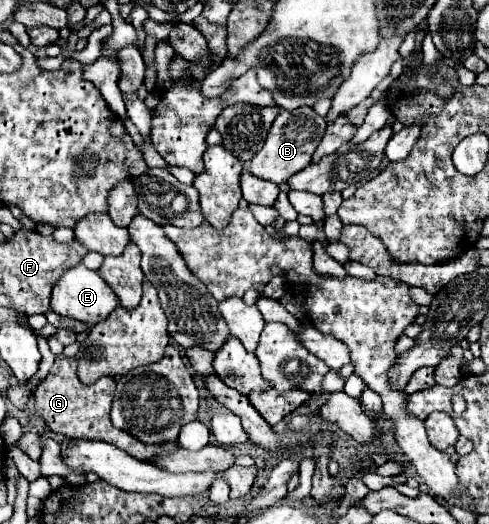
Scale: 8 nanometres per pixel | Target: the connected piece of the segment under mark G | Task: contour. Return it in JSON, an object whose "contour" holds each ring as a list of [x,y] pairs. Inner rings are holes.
{"contour":[[[56,355],[54,367],[50,369],[48,377],[34,391],[36,413],[46,421],[46,425],[52,431],[62,433],[66,437],[74,437],[74,439],[98,439],[98,441],[112,443],[118,449],[128,451],[138,461],[146,461],[146,459],[150,459],[150,455],[158,455],[158,451],[174,451],[174,447],[178,447],[178,441],[146,445],[146,443],[134,439],[132,435],[126,435],[126,431],[114,429],[114,425],[110,421],[110,407],[112,407],[112,399],[114,399],[114,379],[102,377],[92,385],[82,385],[76,375],[76,365],[78,363],[74,359]]]}

